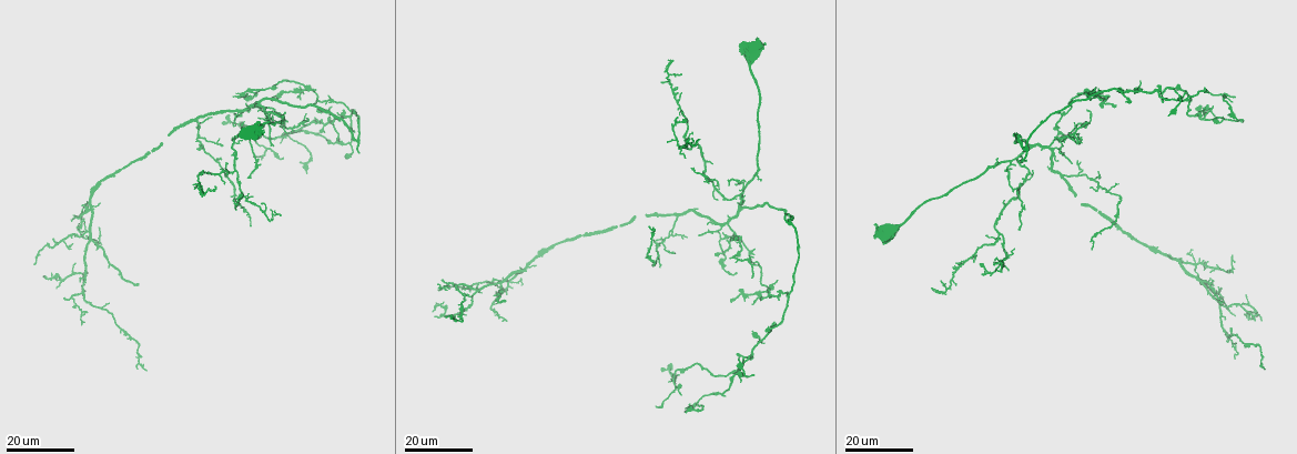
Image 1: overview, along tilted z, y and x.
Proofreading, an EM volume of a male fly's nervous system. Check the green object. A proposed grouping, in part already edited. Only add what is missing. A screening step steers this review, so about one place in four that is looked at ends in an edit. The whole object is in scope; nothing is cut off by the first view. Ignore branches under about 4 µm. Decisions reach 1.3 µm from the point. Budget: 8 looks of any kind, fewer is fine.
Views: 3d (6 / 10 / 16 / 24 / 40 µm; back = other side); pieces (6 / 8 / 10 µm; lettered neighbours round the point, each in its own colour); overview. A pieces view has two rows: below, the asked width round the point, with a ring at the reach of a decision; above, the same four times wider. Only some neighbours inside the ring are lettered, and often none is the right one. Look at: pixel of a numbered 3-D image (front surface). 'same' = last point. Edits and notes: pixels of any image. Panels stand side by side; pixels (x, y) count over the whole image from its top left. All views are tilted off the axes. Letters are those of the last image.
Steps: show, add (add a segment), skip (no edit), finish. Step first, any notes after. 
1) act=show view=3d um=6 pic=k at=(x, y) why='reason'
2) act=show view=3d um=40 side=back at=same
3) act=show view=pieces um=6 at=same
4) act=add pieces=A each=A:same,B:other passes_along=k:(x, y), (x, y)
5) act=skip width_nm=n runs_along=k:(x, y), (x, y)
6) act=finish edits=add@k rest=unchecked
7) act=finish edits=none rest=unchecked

act=show view=3d um=24 pic=1 at=(243, 195) why='branch stops here'

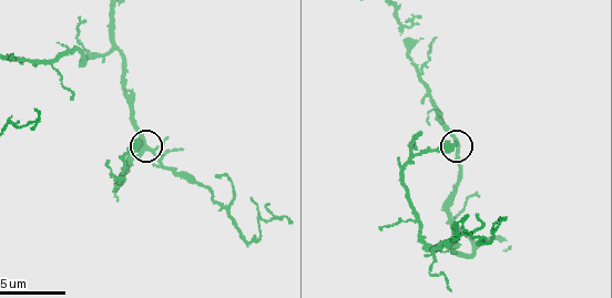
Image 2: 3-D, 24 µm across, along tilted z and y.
act=show view=pieces um=10 pic=2 at=(453, 144)

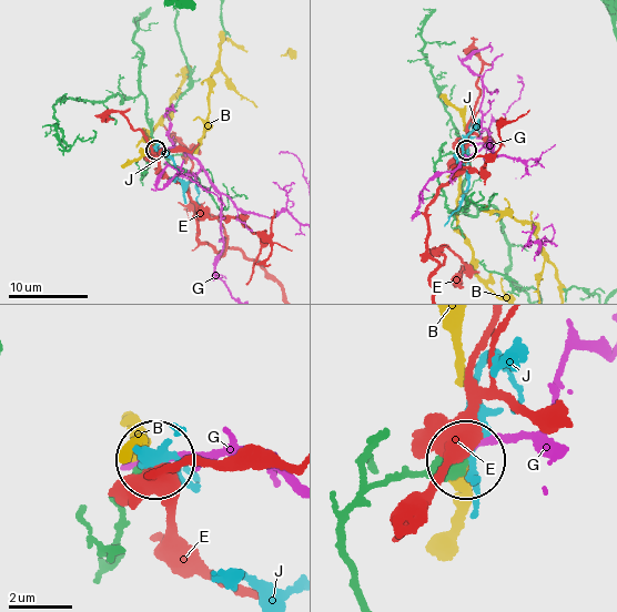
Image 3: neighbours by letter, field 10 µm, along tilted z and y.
act=skip each=B:other,E:other,G:other,J:other runs_along=3:(354, 592), (342, 541), (362, 493), (424, 469), (459, 466) found='none of them fits'

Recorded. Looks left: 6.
act=show view=3d um=16 pic=1 at=(357, 152) why='branch stops here'

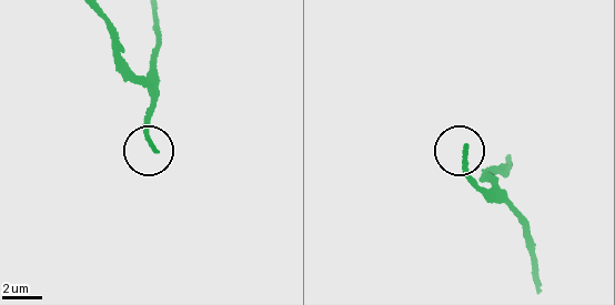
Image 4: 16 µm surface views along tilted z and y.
act=show view=pieces um=8 pic=4 at=(466, 148)

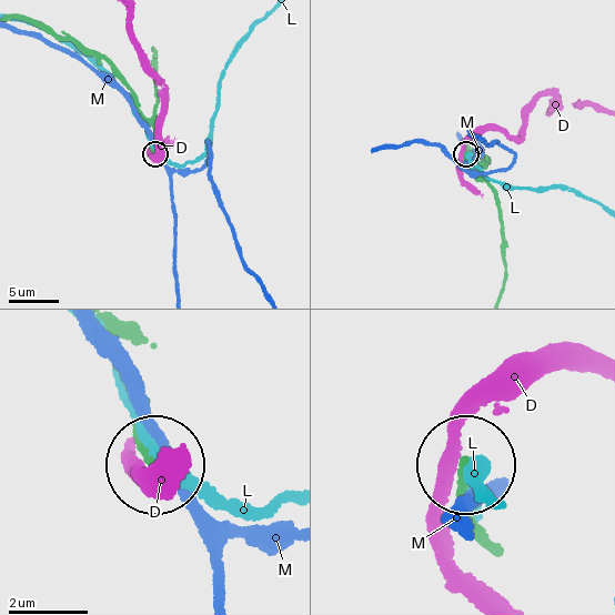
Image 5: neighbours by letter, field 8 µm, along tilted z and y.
act=skip width_nm=220 each=D:other,L:other,M:other found='no lettered segment goes on from it'

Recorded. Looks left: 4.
act=show view=3d um=24 pic=1 at=(282, 113) why='thin end'

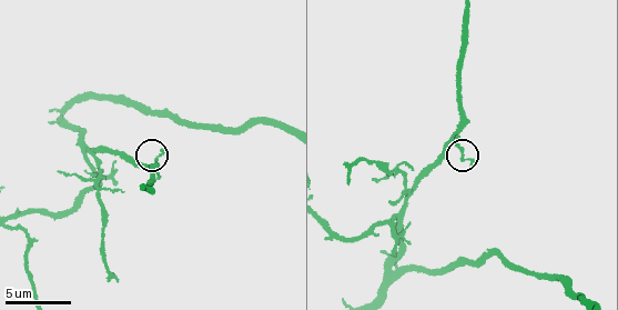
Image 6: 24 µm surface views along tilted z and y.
act=show view=pieces um=8 pic=6 at=(161, 150)

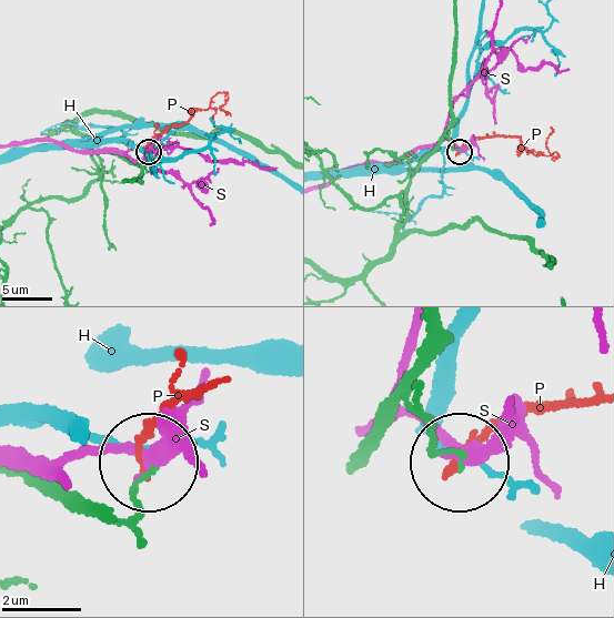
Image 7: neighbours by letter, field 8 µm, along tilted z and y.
act=skip each=H:other,P:other,S:other found='no lettered segment goes on from it'

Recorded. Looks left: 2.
act=show view=3d um=24 pic=1 at=(754, 276) why='free end'

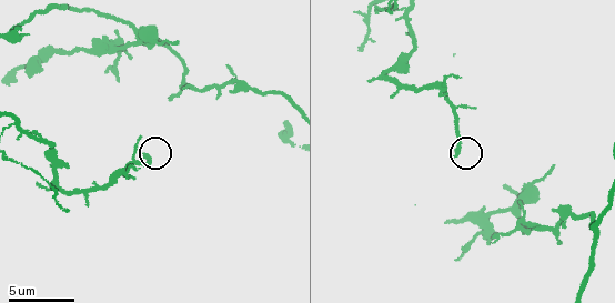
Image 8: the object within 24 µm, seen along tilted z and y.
act=show view=pieces um=10 pic=8 at=(455, 154) why='what lies round it'

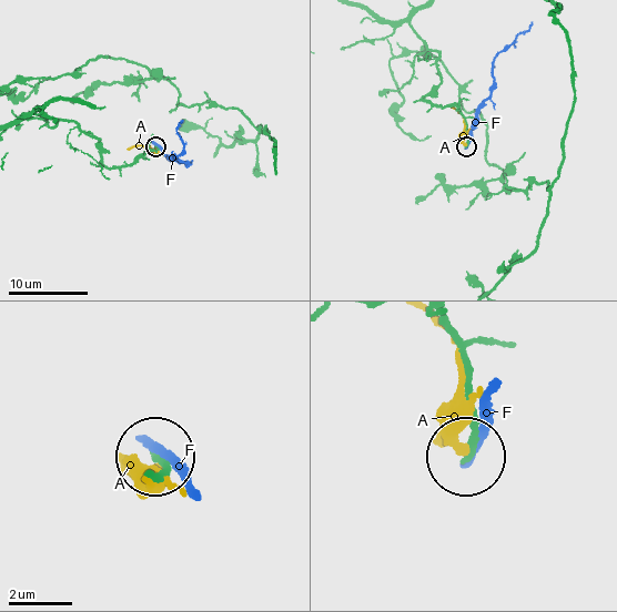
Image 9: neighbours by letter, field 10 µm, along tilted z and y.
act=skip each=A:other,F:other found='no lettered segment goes on from it'

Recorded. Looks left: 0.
act=finish edits=none rest=unchecked

